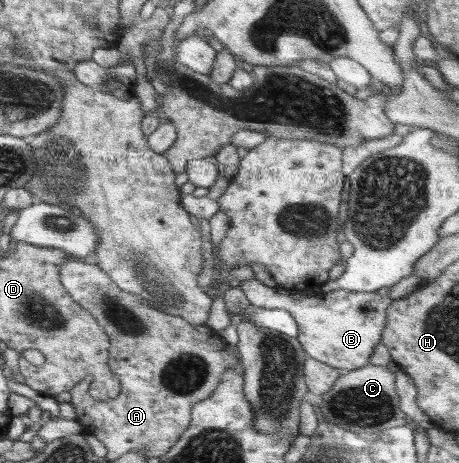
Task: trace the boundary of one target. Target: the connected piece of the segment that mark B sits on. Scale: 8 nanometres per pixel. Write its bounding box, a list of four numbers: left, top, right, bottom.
[240,280,392,370]

